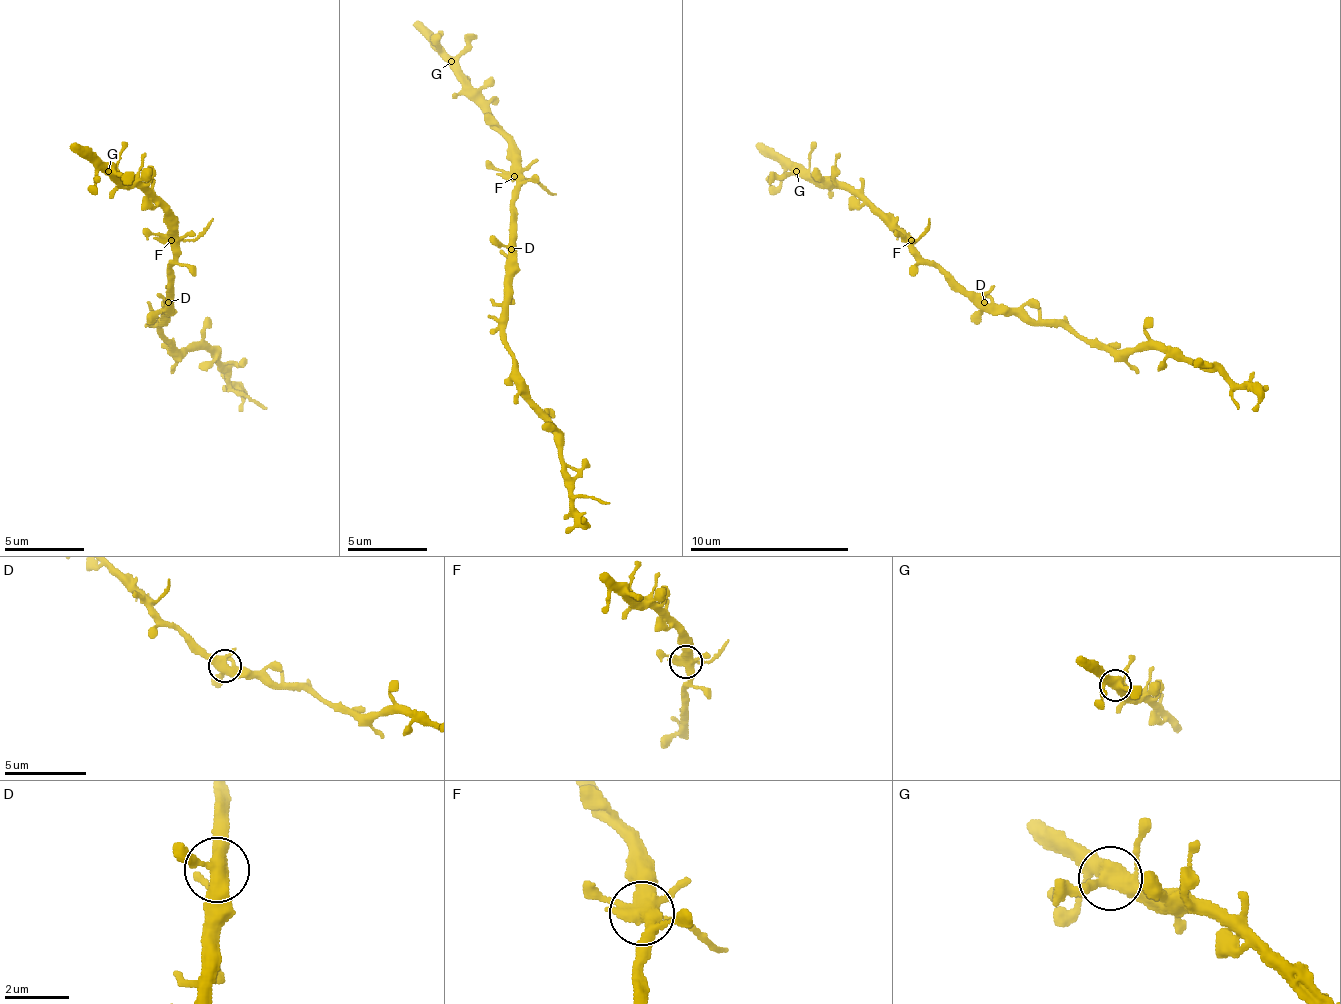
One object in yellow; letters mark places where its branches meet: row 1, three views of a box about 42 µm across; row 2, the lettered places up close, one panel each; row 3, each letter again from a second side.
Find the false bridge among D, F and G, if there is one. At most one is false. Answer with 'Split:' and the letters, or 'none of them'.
Split: F

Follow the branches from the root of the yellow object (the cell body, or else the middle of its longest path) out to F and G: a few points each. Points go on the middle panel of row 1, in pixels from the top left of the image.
F: (507, 257), (507, 245), (511, 241), (511, 189), (515, 185), (515, 177)
G: (507, 257), (507, 245), (511, 241), (515, 145), (487, 113), (483, 97), (471, 81), (451, 61)

